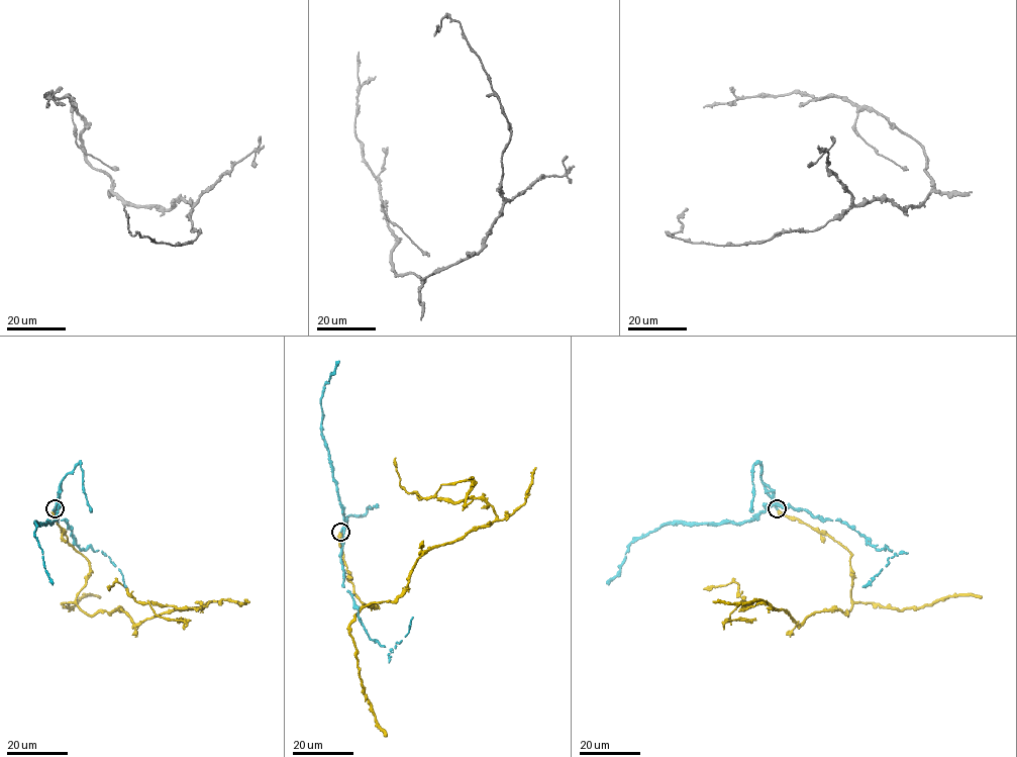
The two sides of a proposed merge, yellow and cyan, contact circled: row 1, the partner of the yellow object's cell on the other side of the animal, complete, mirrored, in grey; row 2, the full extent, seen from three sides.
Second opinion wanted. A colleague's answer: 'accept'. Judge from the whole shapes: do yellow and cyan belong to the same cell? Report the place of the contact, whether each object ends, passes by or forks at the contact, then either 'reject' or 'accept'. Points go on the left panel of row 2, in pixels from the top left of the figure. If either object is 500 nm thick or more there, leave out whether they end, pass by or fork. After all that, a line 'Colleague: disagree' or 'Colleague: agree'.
at (55, 508); yellow ends there; cyan ends there; accept
Colleague: agree

